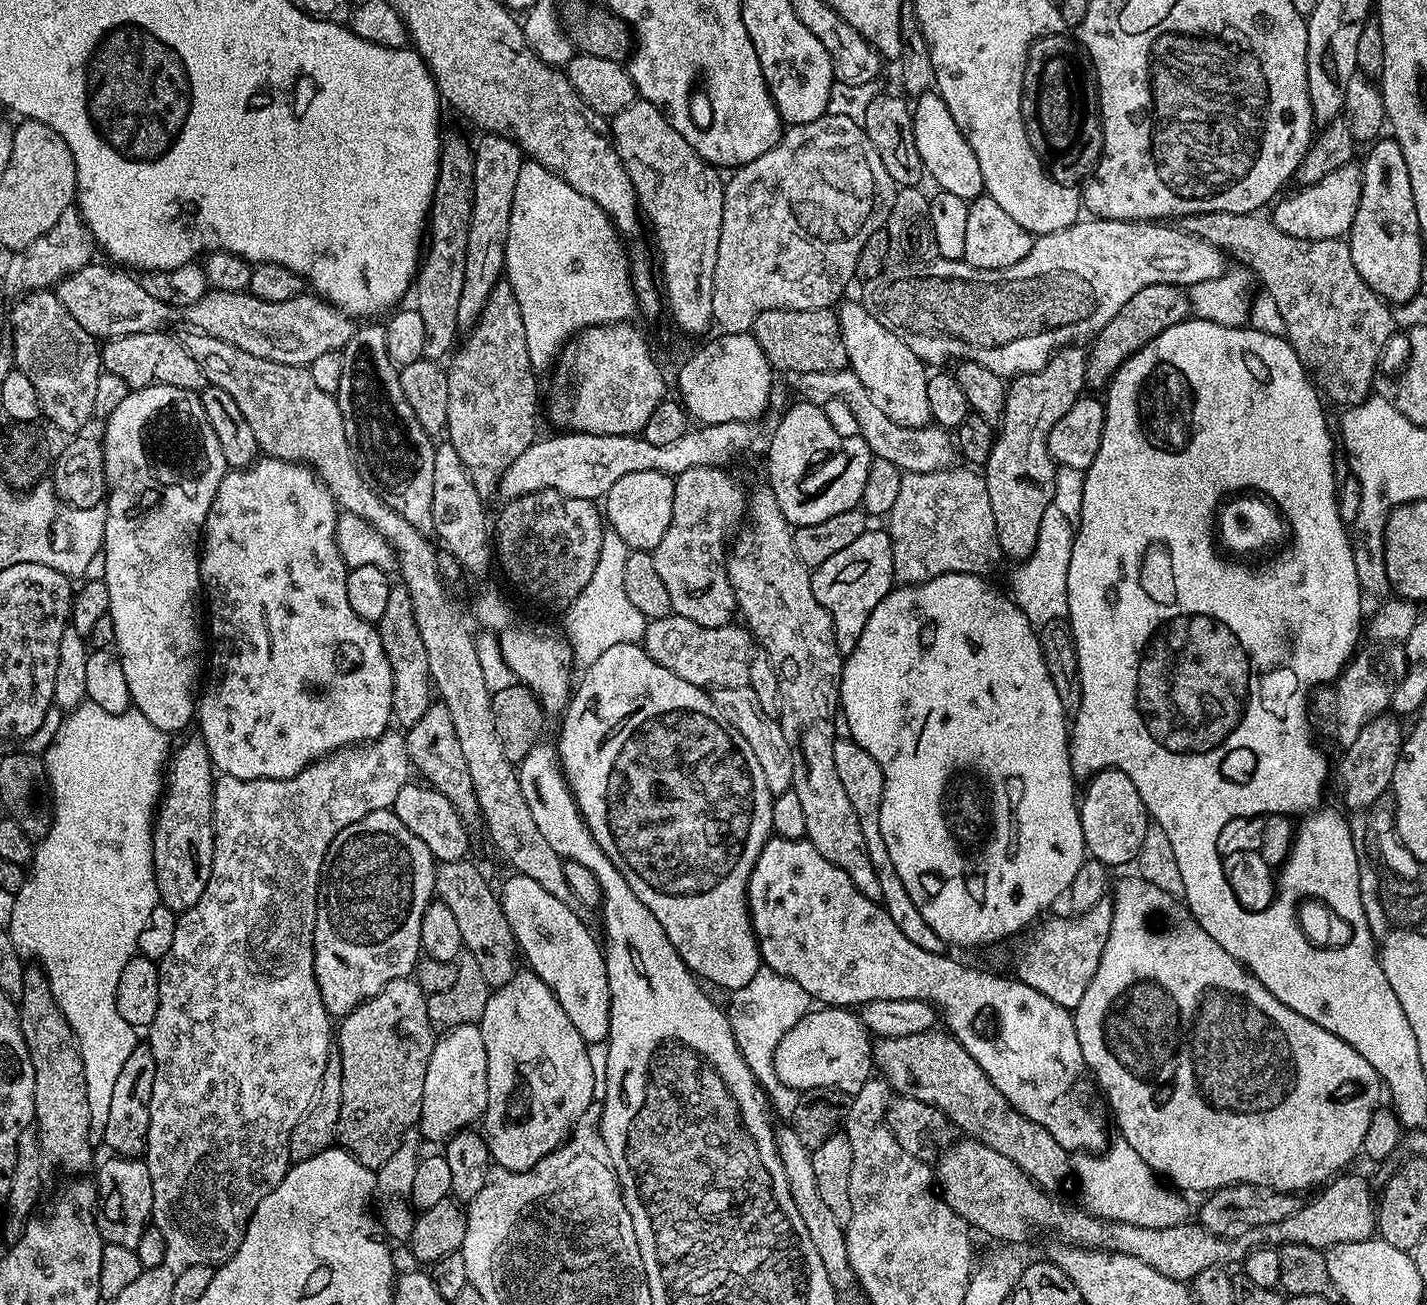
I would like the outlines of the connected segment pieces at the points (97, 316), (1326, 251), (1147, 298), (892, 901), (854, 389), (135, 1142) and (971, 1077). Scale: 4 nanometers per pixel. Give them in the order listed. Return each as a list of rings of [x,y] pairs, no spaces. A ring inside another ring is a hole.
[[[90,263],[82,270],[65,276],[54,289],[62,306],[70,310],[74,322],[97,338],[117,340],[119,336],[130,334],[163,332],[171,329],[171,324],[184,319],[189,329],[230,342],[238,346],[238,350],[254,354],[254,358],[303,368],[311,366],[314,358],[322,358],[322,354],[339,353],[354,331],[353,317],[315,294],[289,298],[287,302],[262,302],[262,298],[247,290],[208,290],[199,300],[185,303],[185,308],[180,309],[175,308],[175,303],[153,298],[147,290],[142,290],[139,279],[131,271],[104,264]]]
[[[1199,212],[1183,217],[1182,227],[1192,236],[1208,240],[1225,254],[1233,252],[1236,256],[1244,256],[1255,279],[1264,283],[1261,284],[1263,291],[1268,292],[1278,305],[1286,322],[1284,336],[1288,345],[1294,350],[1294,354],[1298,354],[1302,366],[1327,399],[1329,396],[1336,404],[1351,406],[1360,404],[1373,395],[1372,383],[1376,380],[1376,367],[1379,366],[1380,355],[1396,328],[1396,320],[1392,317],[1393,309],[1374,290],[1370,290],[1362,274],[1358,274],[1354,258],[1350,258],[1347,239],[1299,240],[1278,230],[1264,214],[1239,216],[1233,212]]]
[[[1159,284],[1158,286],[1145,286],[1102,326],[1102,330],[1097,332],[1091,341],[1092,349],[1087,349],[1086,355],[1086,384],[1089,389],[1107,389],[1115,374],[1127,360],[1142,346],[1149,344],[1162,330],[1174,326],[1178,322],[1189,319],[1190,316],[1190,296],[1179,284]]]
[[[840,714],[836,717],[837,735],[834,742],[834,770],[838,770],[838,778],[842,781],[842,787],[846,789],[846,798],[850,798],[850,806],[854,806],[854,814],[858,814],[858,826],[862,826],[862,838],[866,838],[866,850],[870,854],[870,862],[874,862],[874,870],[878,874],[878,884],[882,886],[882,903],[884,908],[894,918],[894,926],[914,942],[914,946],[922,946],[927,952],[945,951],[943,940],[930,930],[926,924],[926,918],[918,914],[918,906],[914,906],[910,894],[906,894],[906,886],[902,886],[902,878],[898,878],[898,870],[894,870],[894,862],[890,862],[890,850],[886,850],[886,842],[882,842],[882,830],[880,829],[880,807],[882,806],[882,790],[884,789],[884,775],[882,766],[858,746],[852,737],[844,734],[848,731],[846,718]]]
[[[848,368],[837,372],[802,372],[795,380],[797,390],[804,395],[801,397],[809,404],[828,406],[831,400],[844,400],[845,406],[856,419],[855,431],[870,446],[873,457],[894,462],[894,466],[898,466],[901,472],[943,472],[957,463],[958,449],[953,437],[945,429],[939,426],[898,426],[898,422],[886,418],[886,414],[882,414],[882,410],[874,406],[874,398],[870,398],[866,386],[862,386],[862,382],[858,382],[856,375]]]
[[[140,1042],[134,1050],[130,1050],[130,1058],[126,1058],[122,1070],[118,1073],[118,1078],[114,1081],[114,1094],[110,1097],[110,1114],[106,1118],[106,1130],[104,1131],[103,1147],[109,1149],[109,1153],[118,1156],[134,1156],[137,1158],[145,1155],[148,1147],[148,1127],[150,1126],[150,1114],[148,1113],[148,1103],[154,1090],[154,1054],[147,1043]]]
[[[933,1030],[922,1034],[910,1034],[906,1038],[877,1039],[872,1046],[872,1059],[879,1075],[893,1093],[934,1105],[955,1127],[957,1124],[964,1131],[961,1133],[965,1137],[990,1146],[990,1150],[998,1150],[998,1154],[1010,1158],[1010,1162],[1022,1169],[1033,1184],[1045,1190],[1053,1190],[1052,1188],[1058,1187],[1073,1171],[1074,1164],[1070,1153],[1058,1146],[1050,1132],[1038,1126],[1038,1122],[1030,1122],[1030,1118],[1014,1110],[1014,1106],[1010,1106],[1010,1102],[1002,1098],[1002,1090],[998,1090],[998,1086],[994,1086],[994,1082],[986,1078],[982,1066],[978,1066],[978,1062],[974,1062],[974,1058],[970,1058],[970,1054],[966,1054],[966,1050],[947,1031]]]

